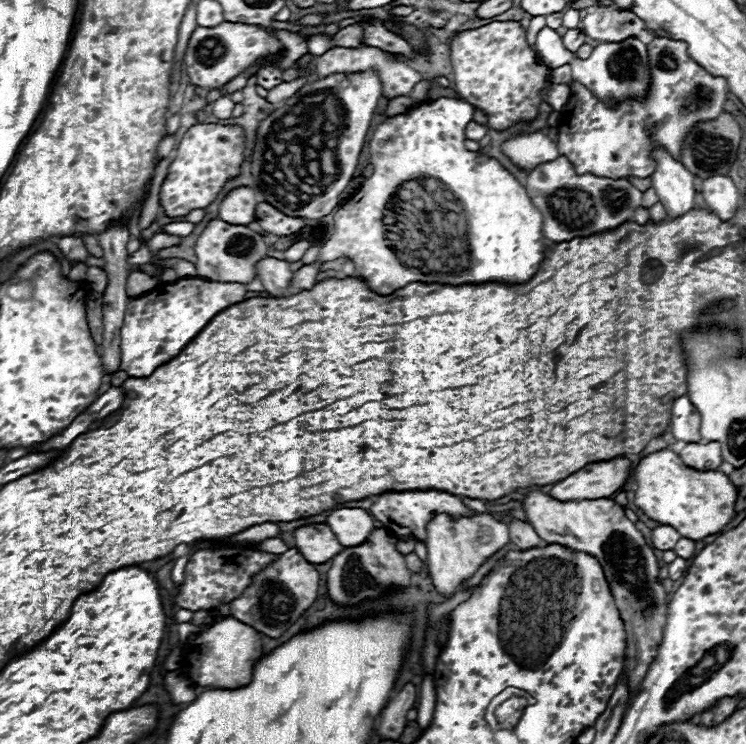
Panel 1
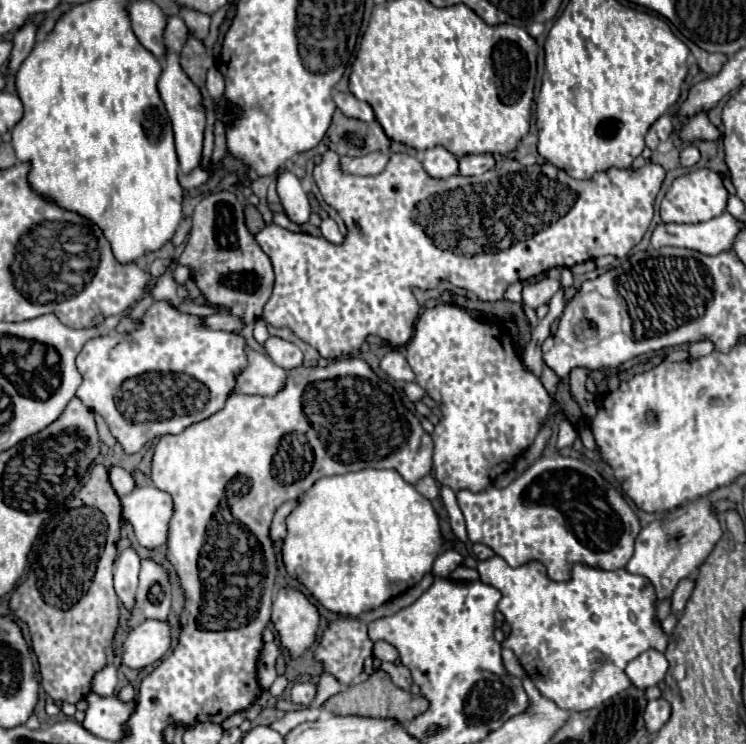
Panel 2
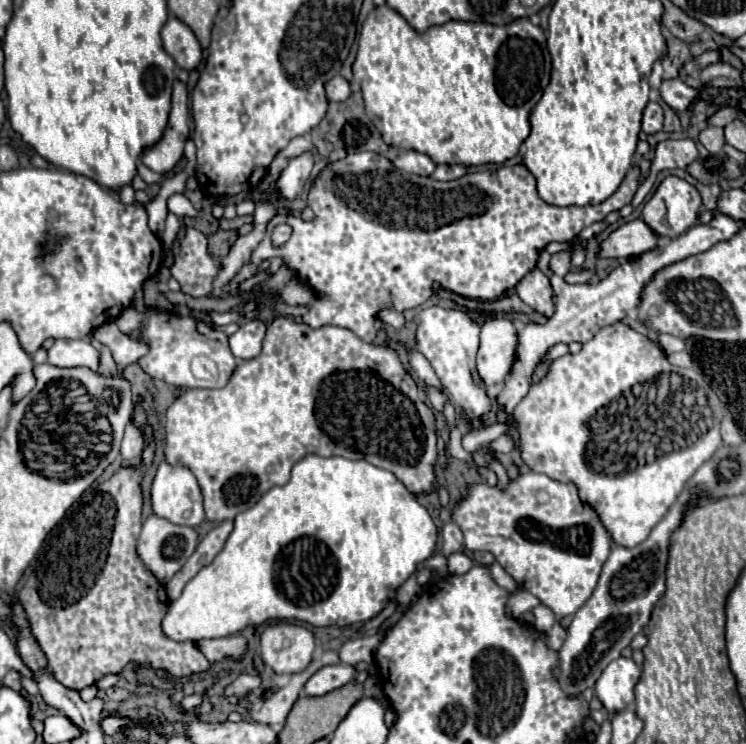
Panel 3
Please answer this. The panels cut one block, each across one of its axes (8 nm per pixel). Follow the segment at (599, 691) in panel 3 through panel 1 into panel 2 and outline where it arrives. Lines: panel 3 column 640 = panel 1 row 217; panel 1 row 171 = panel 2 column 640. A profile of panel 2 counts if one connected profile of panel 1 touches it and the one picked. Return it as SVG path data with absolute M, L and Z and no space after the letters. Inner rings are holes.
M654 648L646 650L626 666L626 674L632 680L632 684L642 690L662 682L666 672L668 672L668 660L662 652Z

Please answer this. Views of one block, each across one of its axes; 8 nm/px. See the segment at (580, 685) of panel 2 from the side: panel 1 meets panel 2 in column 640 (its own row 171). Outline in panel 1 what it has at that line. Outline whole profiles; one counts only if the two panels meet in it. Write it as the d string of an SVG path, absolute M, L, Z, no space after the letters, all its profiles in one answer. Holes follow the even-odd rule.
M654 38L650 44L650 66L654 88L646 102L630 100L616 110L606 108L580 82L572 86L572 98L560 112L558 150L564 154L578 174L594 174L602 178L646 178L654 172L650 150L654 144L666 144L674 158L680 158L682 140L698 120L714 120L724 110L728 96L726 80L708 74L686 52L684 42Z

